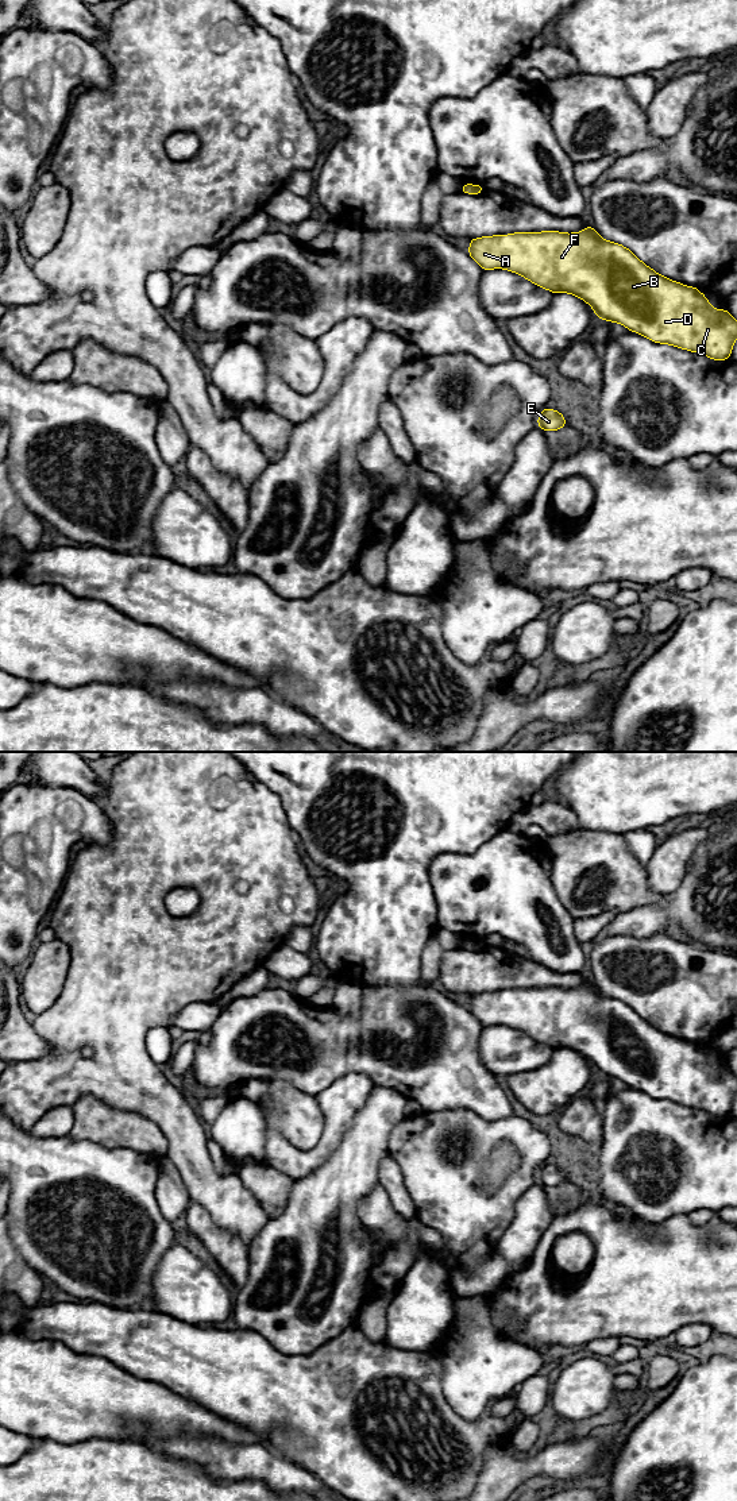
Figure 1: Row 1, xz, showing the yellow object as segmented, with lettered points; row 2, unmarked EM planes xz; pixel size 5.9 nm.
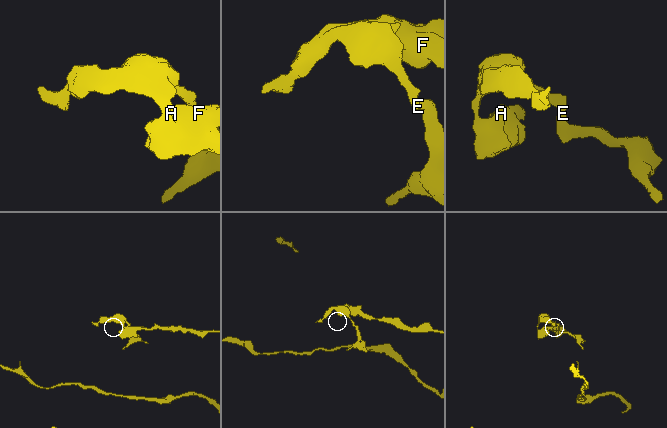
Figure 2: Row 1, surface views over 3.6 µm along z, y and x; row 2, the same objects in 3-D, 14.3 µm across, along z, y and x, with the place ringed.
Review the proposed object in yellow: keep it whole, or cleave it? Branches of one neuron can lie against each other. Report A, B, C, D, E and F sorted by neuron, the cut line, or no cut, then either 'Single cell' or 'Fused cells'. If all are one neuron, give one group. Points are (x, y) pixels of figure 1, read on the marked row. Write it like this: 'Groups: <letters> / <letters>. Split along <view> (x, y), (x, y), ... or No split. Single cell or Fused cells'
Groups: A B C D F / E. Split along xz (482, 186), (462, 189). Fused cells

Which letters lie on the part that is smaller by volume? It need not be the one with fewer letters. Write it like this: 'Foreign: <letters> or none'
Foreign: E

